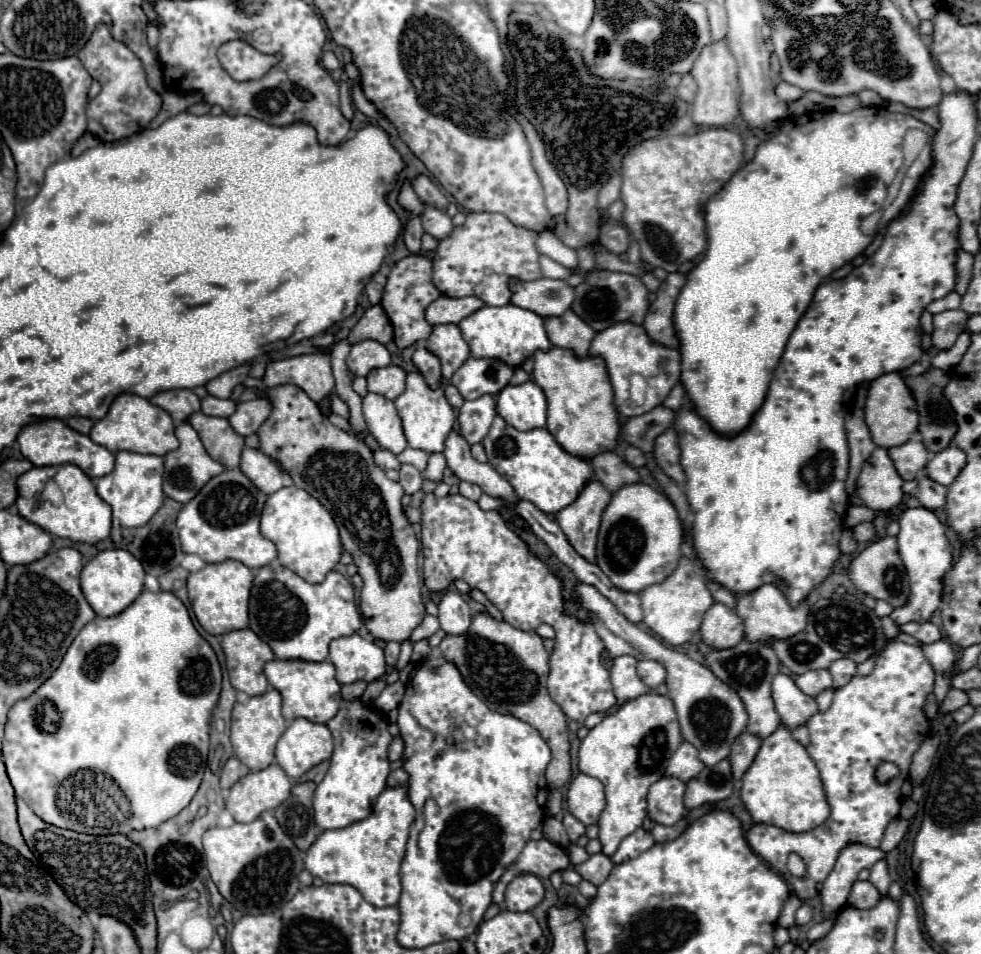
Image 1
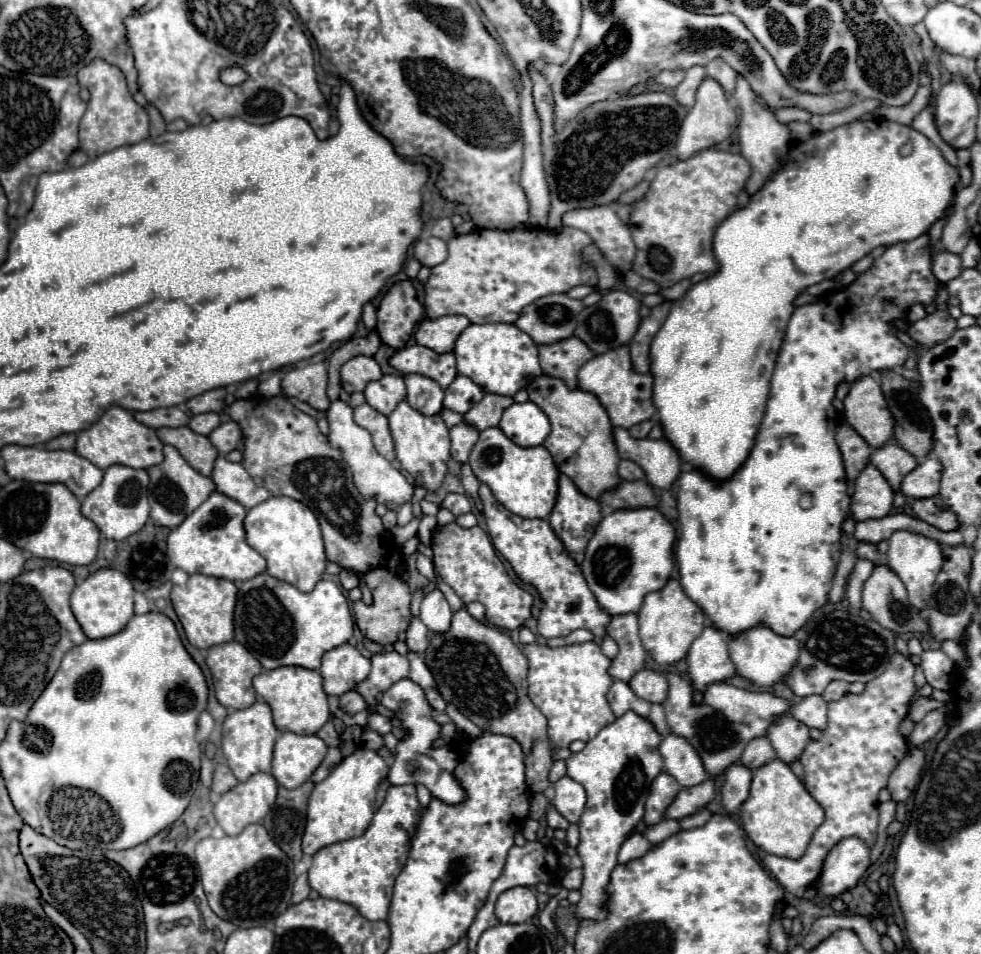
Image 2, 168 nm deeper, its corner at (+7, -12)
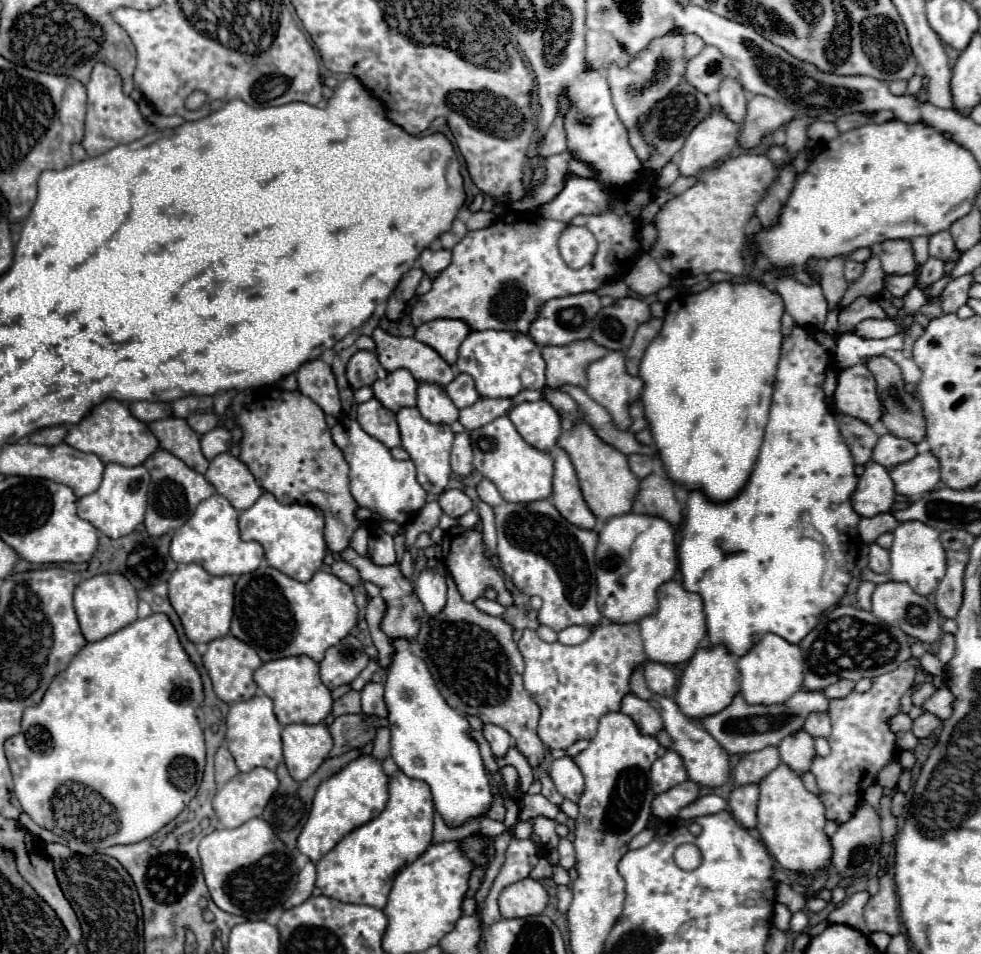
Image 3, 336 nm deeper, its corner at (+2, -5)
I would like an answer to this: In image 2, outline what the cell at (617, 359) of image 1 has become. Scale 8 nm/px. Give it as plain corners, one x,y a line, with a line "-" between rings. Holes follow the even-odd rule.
619,346
613,348
611,352
599,354
585,362
579,370
579,388
595,394
603,408
607,410
613,426
629,430
631,426
653,418
657,412
653,404
653,376
651,374
639,374
633,370
629,348

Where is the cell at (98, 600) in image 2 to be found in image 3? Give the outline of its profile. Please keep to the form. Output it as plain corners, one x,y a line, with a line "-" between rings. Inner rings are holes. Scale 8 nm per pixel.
110,573
110,575
94,575
90,579
84,579
76,591
74,591
74,609
78,615
78,623
82,629
82,635
86,641
100,641
116,629
122,629
124,625
130,625
136,619
136,609
138,609
138,597
130,581
120,575
120,573

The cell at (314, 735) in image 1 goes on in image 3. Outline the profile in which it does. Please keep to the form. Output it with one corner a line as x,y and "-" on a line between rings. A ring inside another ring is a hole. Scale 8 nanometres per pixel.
292,723
282,729
284,763
296,781
308,779
332,749
332,737
324,723

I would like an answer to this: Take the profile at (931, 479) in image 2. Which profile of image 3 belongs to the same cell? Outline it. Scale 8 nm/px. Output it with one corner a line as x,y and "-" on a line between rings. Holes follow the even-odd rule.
918,453
912,461
890,469
890,477
894,481
896,493
912,497
928,493
938,485
940,465
936,465
936,457
932,457
932,453

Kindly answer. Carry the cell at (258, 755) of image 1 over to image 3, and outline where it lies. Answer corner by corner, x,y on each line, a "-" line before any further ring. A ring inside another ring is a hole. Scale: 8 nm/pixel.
256,695
248,701
238,701
230,705
228,717
226,717
226,741
228,741
228,751
232,753
236,767
240,771
248,771
254,767
266,767
266,769
276,769
282,763
282,725
278,723
274,711
272,711
272,701
266,695

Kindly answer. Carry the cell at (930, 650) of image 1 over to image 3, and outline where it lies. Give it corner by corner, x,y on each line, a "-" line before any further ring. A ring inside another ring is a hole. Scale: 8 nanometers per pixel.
944,633
942,639
940,639
940,647
938,647
936,657
938,657
942,663
948,663
948,661
952,659
952,653
954,653
954,635

